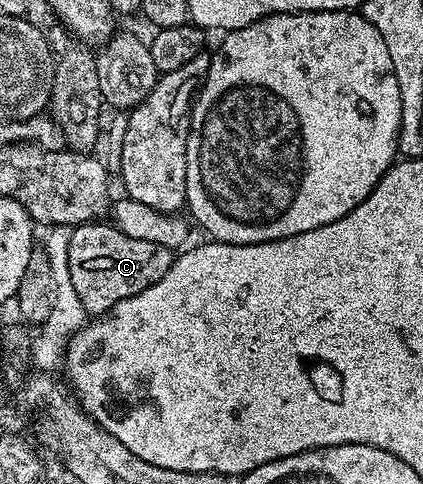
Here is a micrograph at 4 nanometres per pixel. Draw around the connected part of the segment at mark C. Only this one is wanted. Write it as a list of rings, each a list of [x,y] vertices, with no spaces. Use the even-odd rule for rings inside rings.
[[[86,223],[73,229],[63,265],[69,268],[69,288],[75,301],[82,305],[80,308],[89,315],[108,315],[115,303],[139,295],[139,291],[151,287],[151,283],[159,283],[159,279],[167,275],[175,253],[159,243],[133,239],[113,223],[97,224]]]

